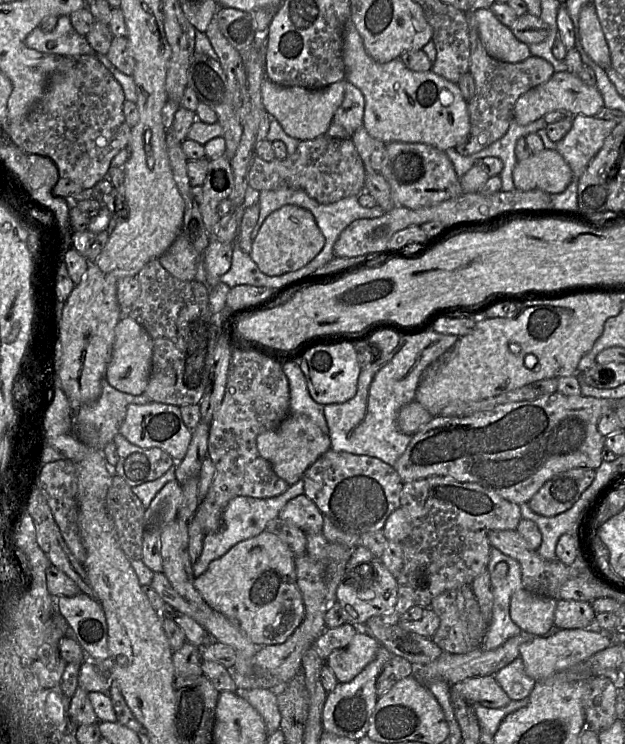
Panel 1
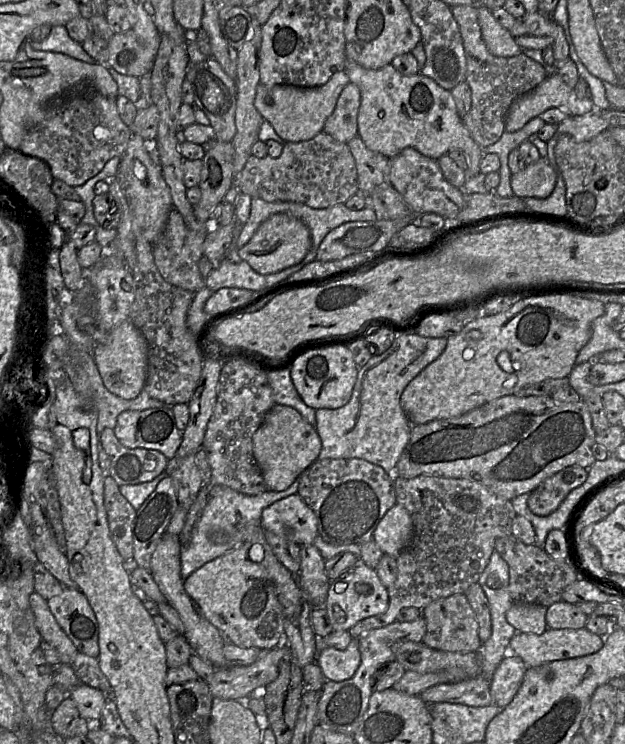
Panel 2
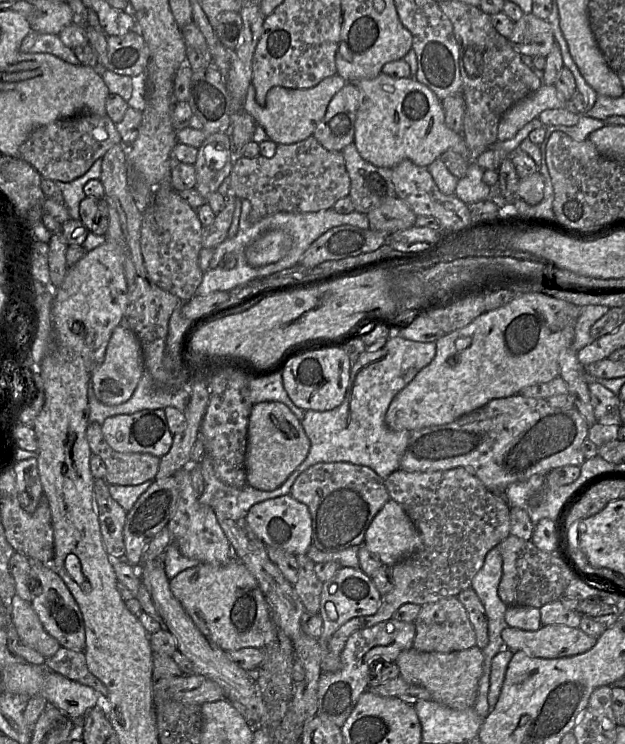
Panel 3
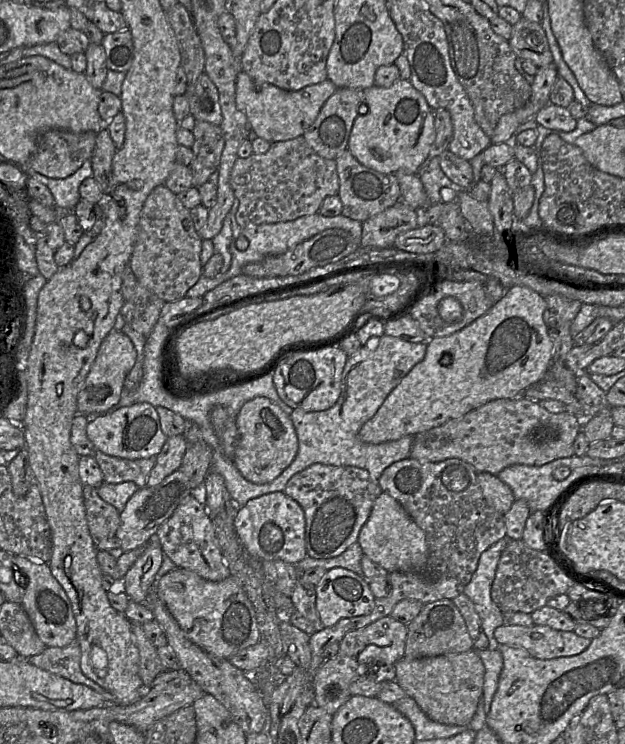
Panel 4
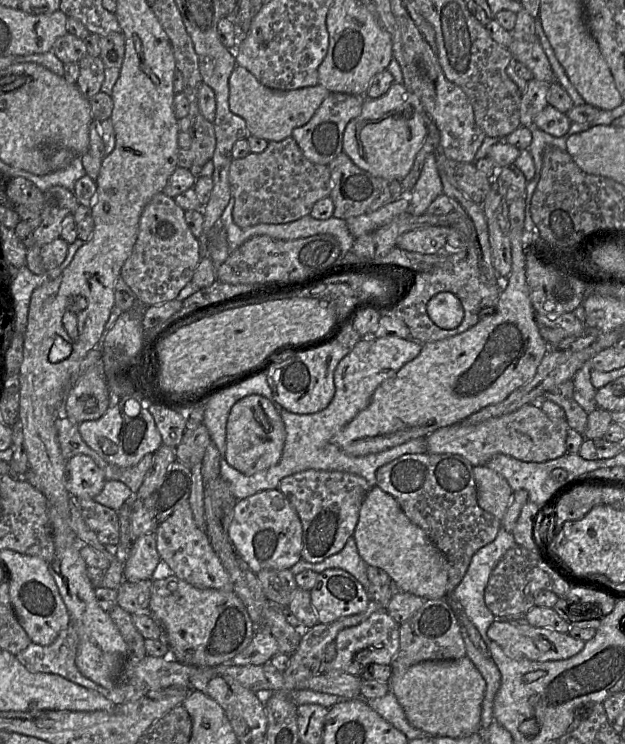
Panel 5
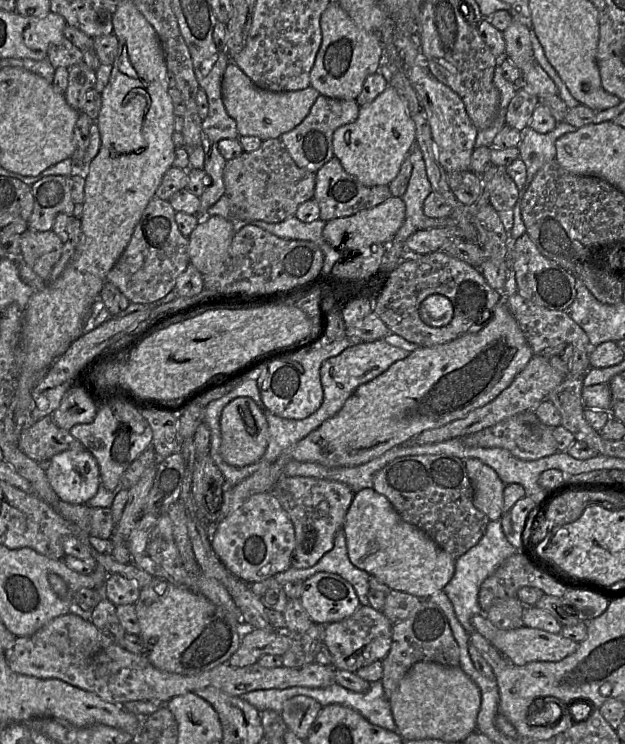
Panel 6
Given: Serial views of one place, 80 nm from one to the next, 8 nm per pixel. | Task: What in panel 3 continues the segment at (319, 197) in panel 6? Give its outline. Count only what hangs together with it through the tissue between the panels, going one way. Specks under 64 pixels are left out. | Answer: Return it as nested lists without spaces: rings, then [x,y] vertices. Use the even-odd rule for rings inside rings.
[[[354,143],[347,145],[341,153],[350,178],[348,196],[354,211],[368,214],[383,201],[396,196],[392,169],[377,167],[364,160]]]

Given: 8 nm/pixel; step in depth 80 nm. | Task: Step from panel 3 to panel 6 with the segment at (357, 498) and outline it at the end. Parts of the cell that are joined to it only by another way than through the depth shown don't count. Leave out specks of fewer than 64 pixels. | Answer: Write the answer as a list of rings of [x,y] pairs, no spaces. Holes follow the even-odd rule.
[[[281,477],[272,492],[289,515],[295,529],[296,550],[291,567],[297,569],[313,567],[333,548],[335,536],[343,527],[355,493],[344,483],[308,477]]]

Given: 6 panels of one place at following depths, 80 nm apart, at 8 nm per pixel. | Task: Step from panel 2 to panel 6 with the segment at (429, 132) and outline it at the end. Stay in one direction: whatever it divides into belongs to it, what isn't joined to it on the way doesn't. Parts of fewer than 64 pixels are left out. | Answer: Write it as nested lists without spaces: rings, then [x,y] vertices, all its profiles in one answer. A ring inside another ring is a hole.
[[[388,86],[372,102],[361,106],[355,121],[333,133],[333,154],[343,169],[366,186],[388,185],[416,141],[416,127],[407,103],[393,86]]]

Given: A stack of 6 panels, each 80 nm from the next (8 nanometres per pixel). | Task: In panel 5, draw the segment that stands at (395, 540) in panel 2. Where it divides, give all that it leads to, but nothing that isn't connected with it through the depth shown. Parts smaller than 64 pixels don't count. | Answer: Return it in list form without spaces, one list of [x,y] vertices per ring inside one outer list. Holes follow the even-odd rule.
[[[373,487],[365,497],[352,538],[367,566],[384,570],[398,589],[425,600],[447,596],[449,564],[428,535],[405,515],[394,497]]]

